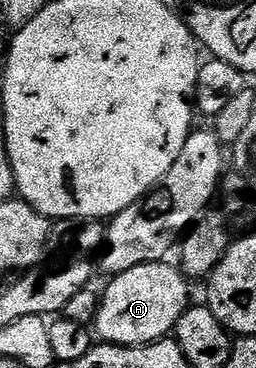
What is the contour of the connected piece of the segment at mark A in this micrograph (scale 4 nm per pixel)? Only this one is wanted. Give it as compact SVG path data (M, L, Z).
M169 261L135 265L135 269L114 275L108 282L105 292L100 292L95 320L96 334L103 343L114 343L120 347L158 343L176 328L179 317L183 317L191 305L190 280L180 266L173 264L172 267Z

